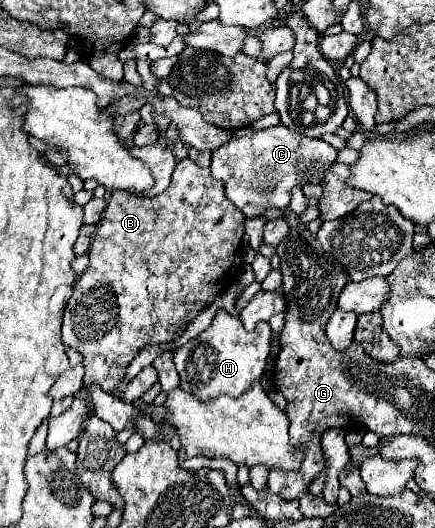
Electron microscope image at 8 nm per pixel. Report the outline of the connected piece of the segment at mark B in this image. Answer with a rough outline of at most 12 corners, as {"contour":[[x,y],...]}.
{"contour":[[182,159],[114,191],[62,343],[110,393],[242,269],[244,213]]}

